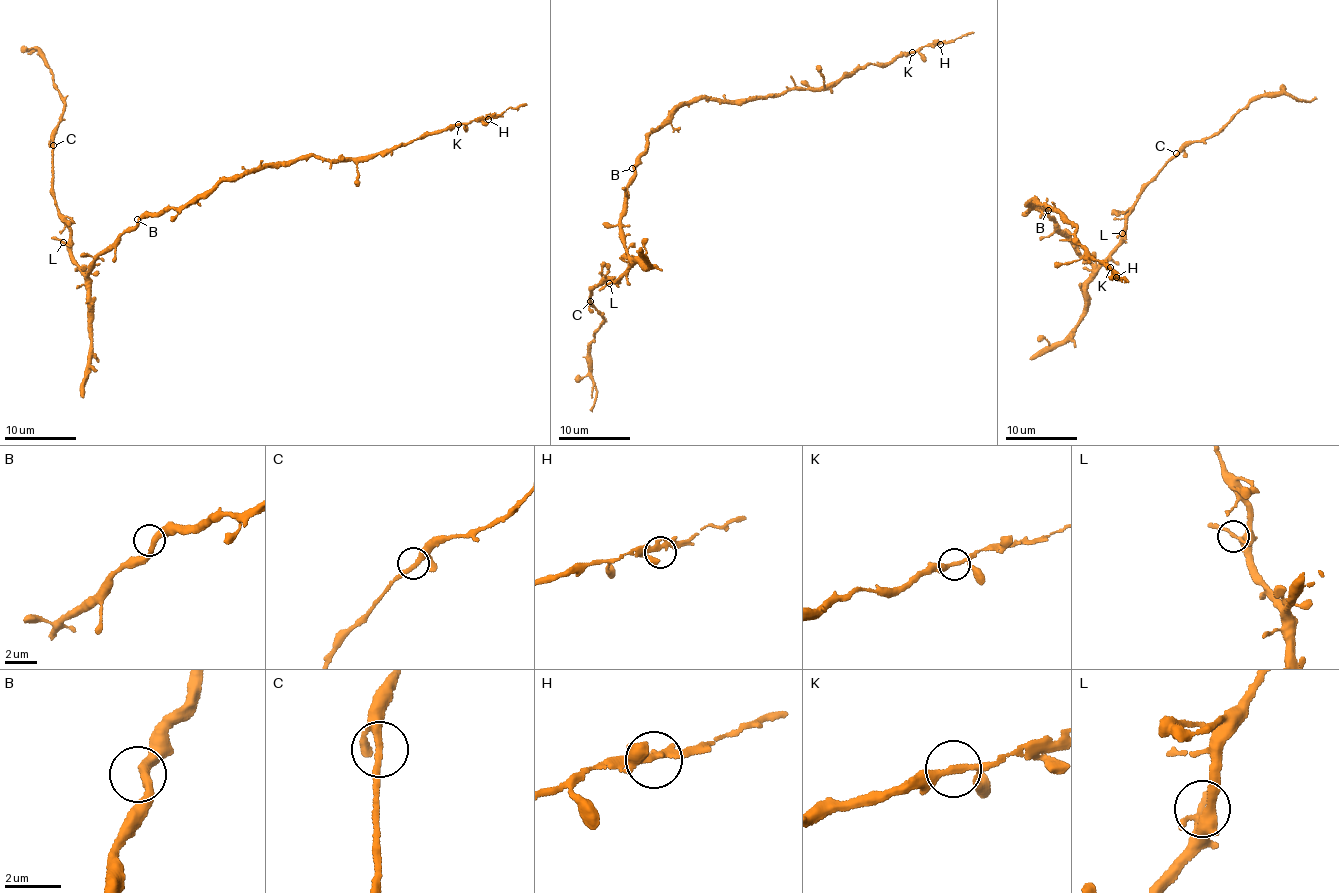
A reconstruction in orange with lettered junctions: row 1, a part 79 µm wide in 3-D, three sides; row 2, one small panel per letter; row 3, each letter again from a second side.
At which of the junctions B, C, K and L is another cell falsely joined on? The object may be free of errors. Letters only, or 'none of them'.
none of them

